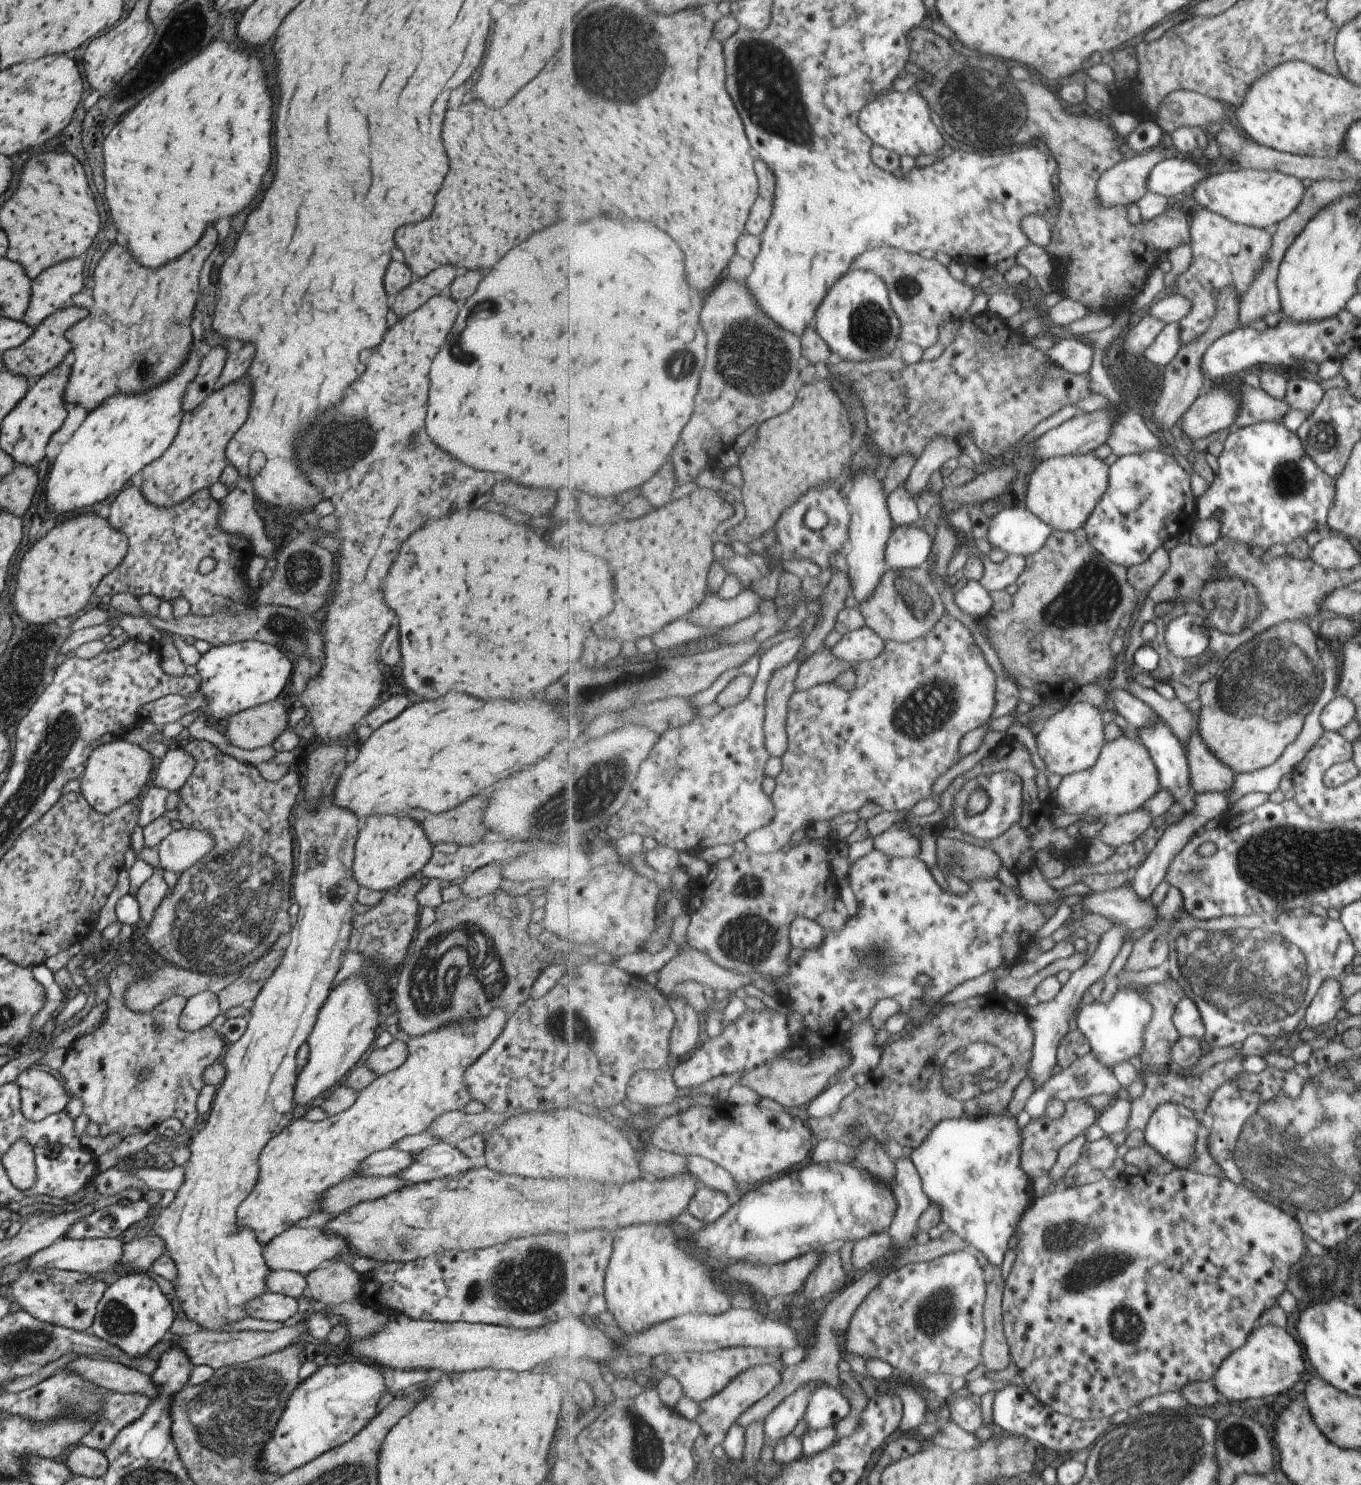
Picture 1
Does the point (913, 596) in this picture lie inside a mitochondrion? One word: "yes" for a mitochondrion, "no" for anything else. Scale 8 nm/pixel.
yes

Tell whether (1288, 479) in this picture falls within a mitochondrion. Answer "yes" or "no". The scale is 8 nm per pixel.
yes

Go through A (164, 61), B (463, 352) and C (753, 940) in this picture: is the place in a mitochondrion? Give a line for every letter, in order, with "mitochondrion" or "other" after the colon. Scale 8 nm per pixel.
A: other
B: mitochondrion
C: mitochondrion

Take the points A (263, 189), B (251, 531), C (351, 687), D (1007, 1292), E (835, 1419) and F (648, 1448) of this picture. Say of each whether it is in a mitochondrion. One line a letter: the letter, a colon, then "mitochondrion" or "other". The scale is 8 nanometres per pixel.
A: other
B: other
C: other
D: other
E: other
F: mitochondrion

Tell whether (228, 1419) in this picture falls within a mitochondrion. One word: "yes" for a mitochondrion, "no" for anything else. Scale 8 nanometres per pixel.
yes

